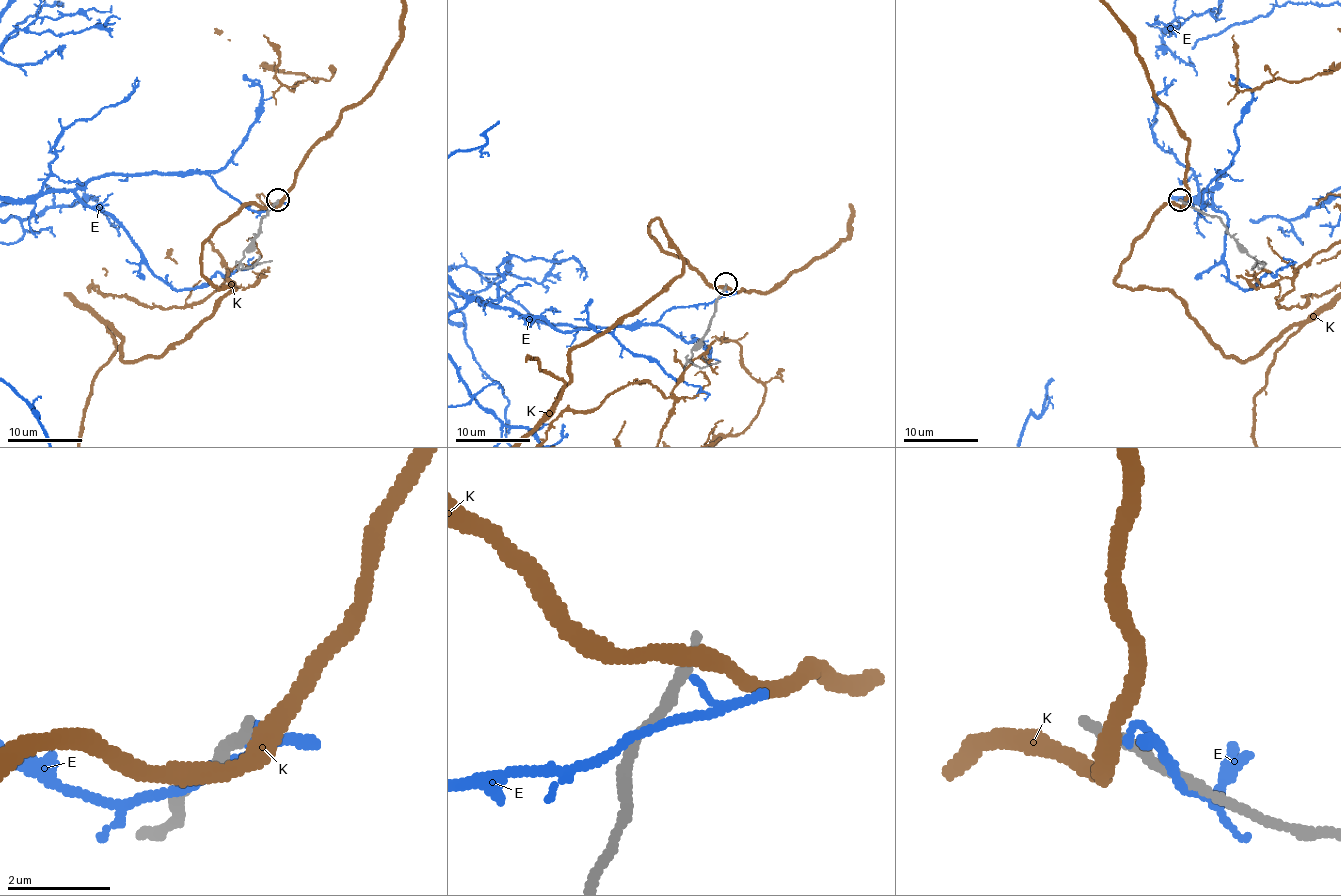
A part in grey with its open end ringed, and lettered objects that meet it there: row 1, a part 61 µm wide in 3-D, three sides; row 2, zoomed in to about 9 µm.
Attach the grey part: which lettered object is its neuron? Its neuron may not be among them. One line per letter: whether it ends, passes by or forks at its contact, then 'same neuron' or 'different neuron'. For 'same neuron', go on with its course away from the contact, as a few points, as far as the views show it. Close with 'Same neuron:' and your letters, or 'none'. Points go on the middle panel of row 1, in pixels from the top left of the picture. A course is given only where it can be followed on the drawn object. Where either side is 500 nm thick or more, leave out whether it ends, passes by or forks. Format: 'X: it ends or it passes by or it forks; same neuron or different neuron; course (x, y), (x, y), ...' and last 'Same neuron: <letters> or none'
E: it passes by; different neuron
K: it passes by; different neuron
Same neuron: none

